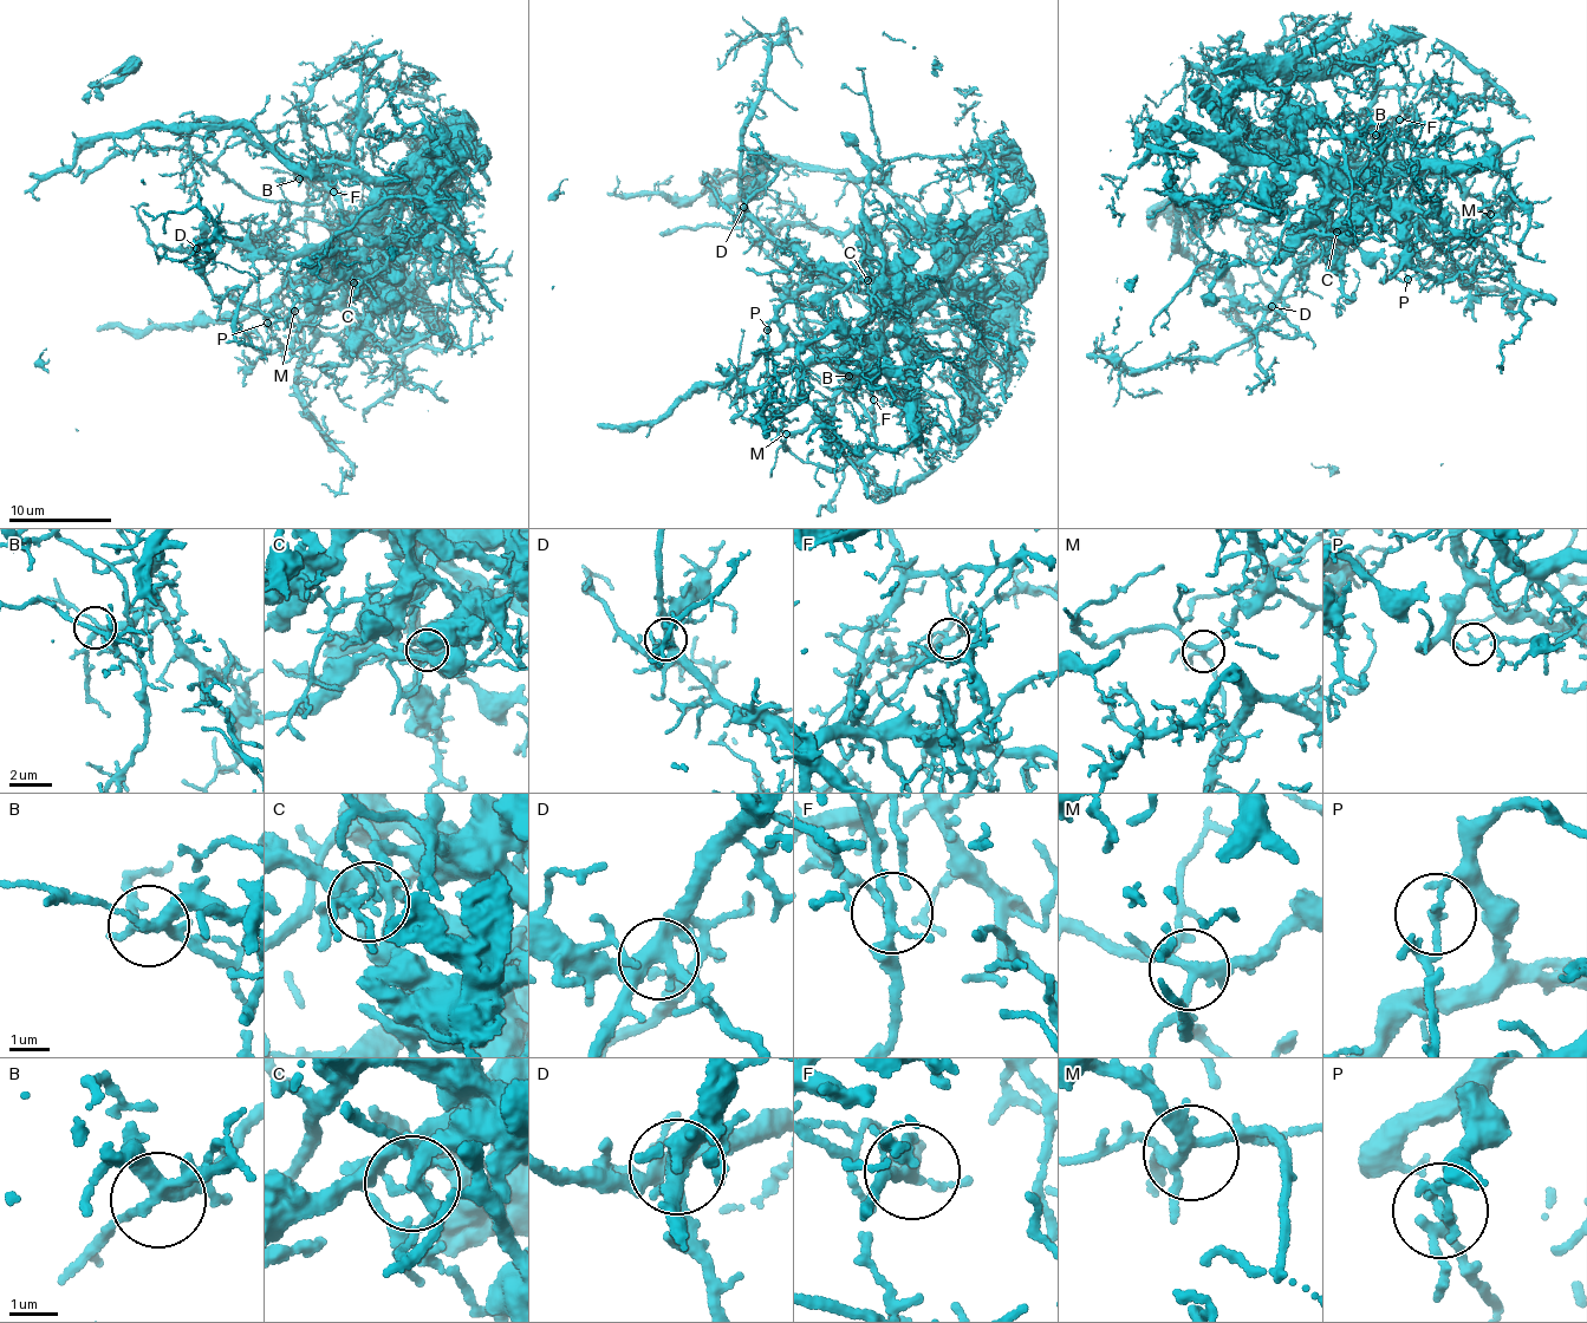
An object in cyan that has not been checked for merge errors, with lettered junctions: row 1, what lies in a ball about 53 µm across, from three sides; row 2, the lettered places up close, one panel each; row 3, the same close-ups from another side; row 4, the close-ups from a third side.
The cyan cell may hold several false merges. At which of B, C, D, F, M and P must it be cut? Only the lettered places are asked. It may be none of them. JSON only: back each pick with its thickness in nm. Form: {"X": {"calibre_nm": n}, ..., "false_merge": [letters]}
{"C": {"calibre_nm": 160}, "F": {"calibre_nm": 200}, "P": {"calibre_nm": 160}, "false_merge": ["C", "F", "P"]}

